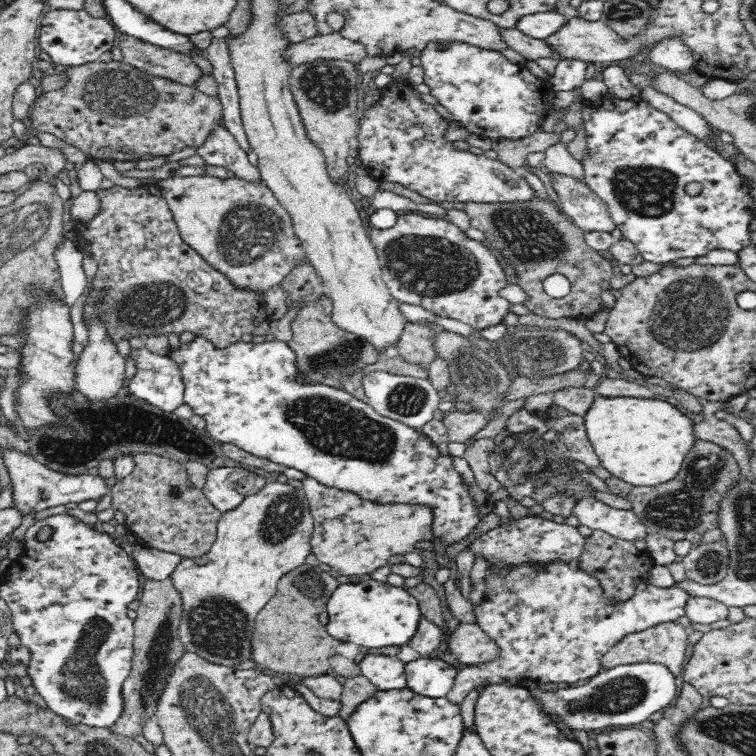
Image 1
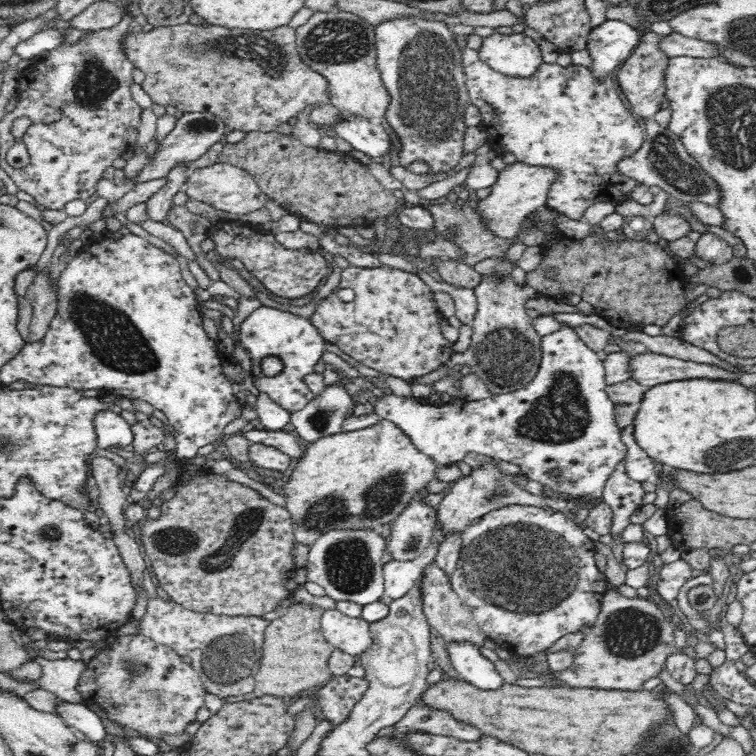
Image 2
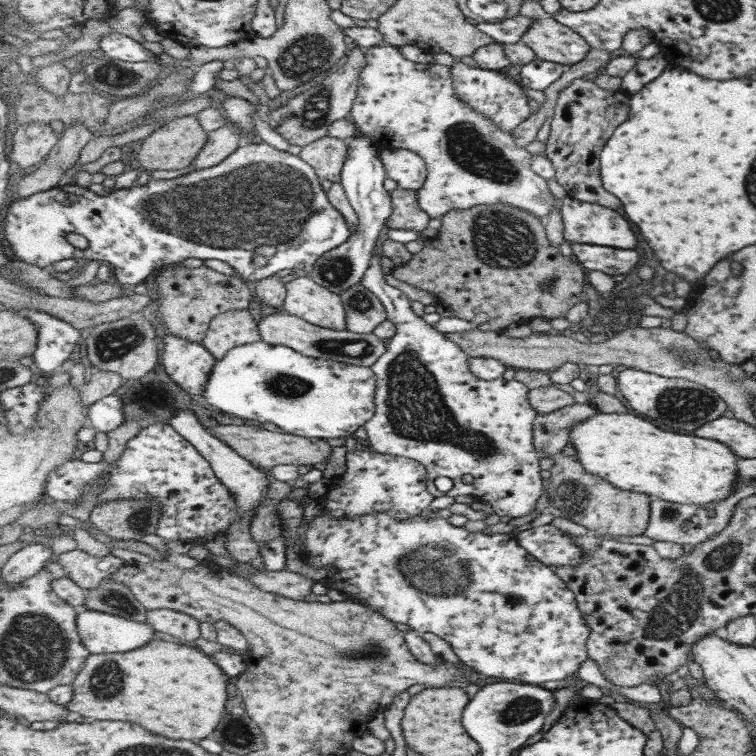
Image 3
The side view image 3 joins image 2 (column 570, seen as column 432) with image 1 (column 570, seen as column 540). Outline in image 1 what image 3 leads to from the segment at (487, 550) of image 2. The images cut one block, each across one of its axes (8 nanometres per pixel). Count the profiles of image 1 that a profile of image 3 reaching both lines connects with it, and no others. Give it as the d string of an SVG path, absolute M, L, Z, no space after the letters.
M534 559L524 560L521 563L503 563L498 562L489 566L486 576L484 576L484 584L481 586L484 589L484 596L482 596L482 602L474 606L474 618L476 622L481 626L481 629L494 641L497 649L497 658L488 660L488 662L482 662L474 664L473 666L466 666L462 668L460 672L457 672L455 677L455 684L446 698L452 702L461 703L469 692L472 692L477 686L482 684L494 684L495 682L512 682L513 680L524 681L525 679L532 679L537 683L568 683L572 685L579 680L586 680L592 678L593 675L598 674L602 668L600 665L601 659L604 654L607 654L614 646L618 645L623 638L626 638L628 634L634 634L642 632L646 629L651 629L653 626L659 625L663 622L672 622L678 620L681 616L684 616L684 605L688 596L683 590L680 590L677 586L672 588L658 588L648 582L639 584L636 587L635 593L627 599L620 600L608 597L600 579L592 576L584 567L580 566L577 559L570 559L564 561L564 559L556 559L548 563L536 562Z

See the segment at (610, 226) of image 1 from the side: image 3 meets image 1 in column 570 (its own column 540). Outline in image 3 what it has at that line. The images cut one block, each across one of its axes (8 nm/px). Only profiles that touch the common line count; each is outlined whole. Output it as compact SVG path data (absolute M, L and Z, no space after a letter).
M383 44L364 49L368 65L360 72L358 95L350 117L359 132L371 135L377 149L409 149L425 159L429 170L425 186L418 192L420 206L431 219L441 220L456 209L478 205L507 204L544 220L553 208L561 208L559 198L549 190L547 180L534 172L534 154L515 145L509 130L502 130L481 111L473 110L458 96L450 67L421 64L403 57L396 46Z

